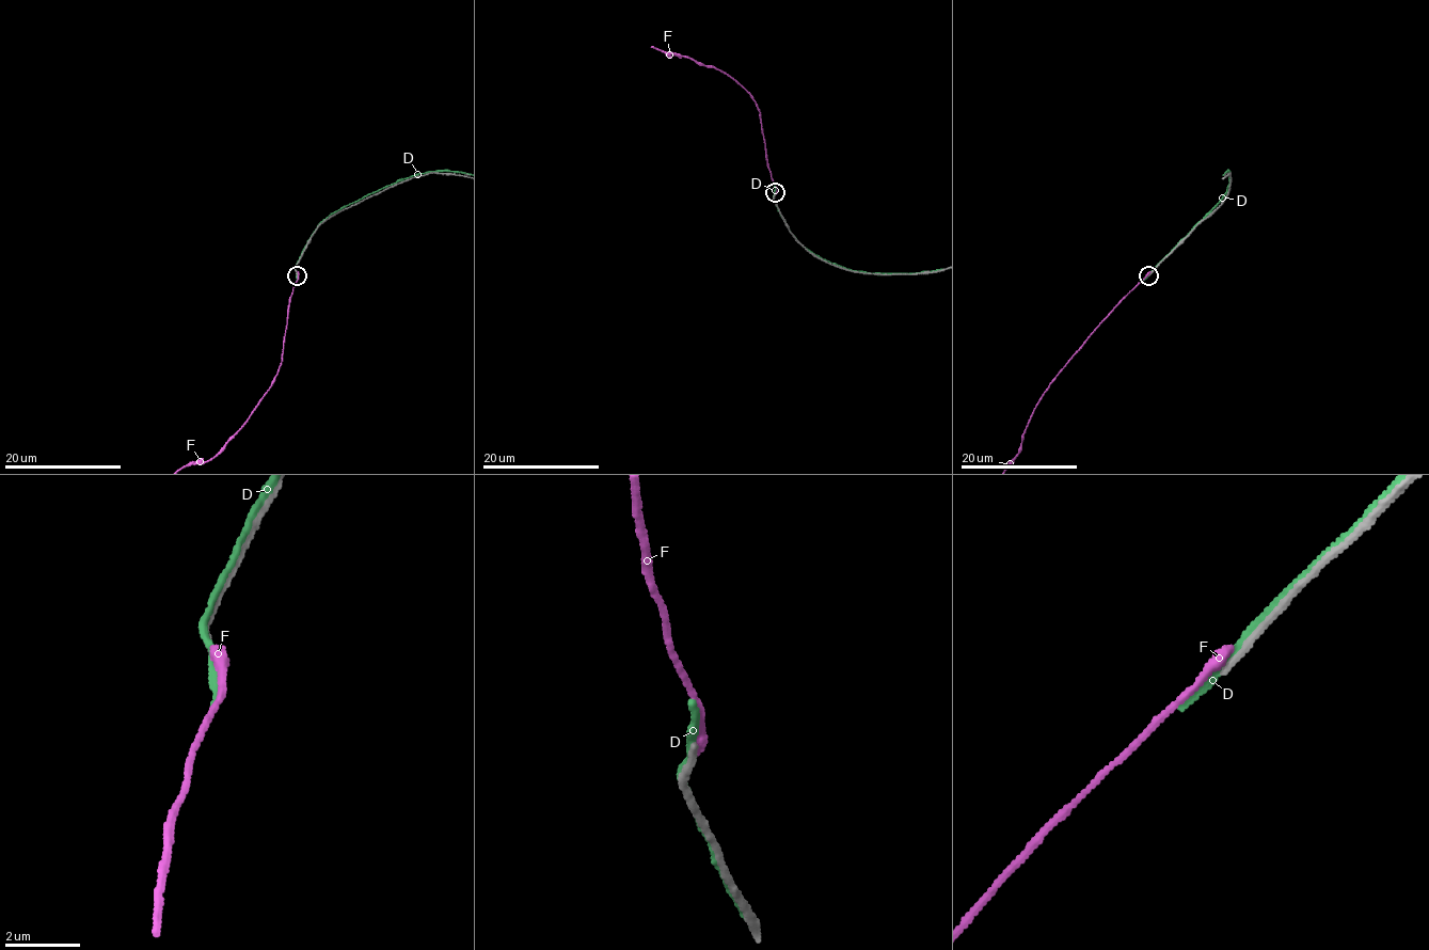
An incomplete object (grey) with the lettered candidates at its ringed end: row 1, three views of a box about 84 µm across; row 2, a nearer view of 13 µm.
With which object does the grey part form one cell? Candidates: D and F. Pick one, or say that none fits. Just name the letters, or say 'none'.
none

